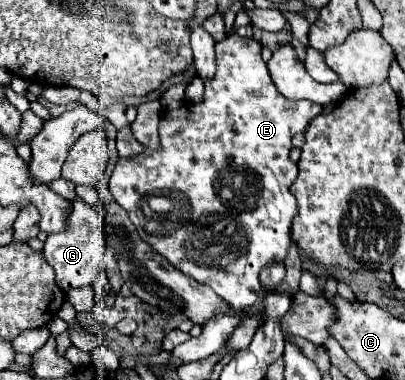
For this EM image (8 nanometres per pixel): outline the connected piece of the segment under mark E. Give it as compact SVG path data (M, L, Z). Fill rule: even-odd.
M237 33L235 35L229 35L227 39L215 43L215 53L217 53L217 61L219 61L219 69L217 69L217 75L215 79L207 81L205 83L205 97L201 103L197 105L183 105L179 107L177 111L167 111L159 123L159 137L161 137L161 149L159 151L153 151L153 149L145 149L145 153L141 155L135 155L135 157L129 157L129 159L119 159L113 173L111 173L111 179L109 179L109 189L111 189L111 195L113 199L127 211L129 219L133 221L135 229L139 231L141 239L147 241L161 257L165 257L173 267L177 267L181 273L193 277L195 281L199 283L205 283L209 285L221 299L225 299L229 305L231 305L231 311L233 313L239 313L239 311L247 311L247 307L251 307L259 297L261 297L261 283L259 283L259 273L263 267L267 267L271 261L283 261L285 255L287 255L287 249L291 245L291 237L289 237L289 229L291 229L291 223L293 223L293 217L295 217L295 197L291 195L289 191L289 185L295 181L297 177L297 165L289 159L289 151L291 151L291 139L293 135L297 133L305 133L307 125L323 111L321 105L317 103L311 103L311 101L291 101L287 97L283 97L271 75L269 75L269 69L267 69L267 63L261 59L261 45L255 41L255 39L245 39L245 37L239 37ZM233 173L241 173L241 191L235 191L235 203L231 205L225 205L219 197L219 189L229 183L231 175ZM161 193L175 193L175 195L185 195L185 197L193 197L193 215L191 221L201 221L201 223L183 223L183 225L175 225L177 219L173 219L175 213L167 213L167 215L161 215L161 213L155 213L151 207L149 207L149 197L155 197L155 195L161 195Z

